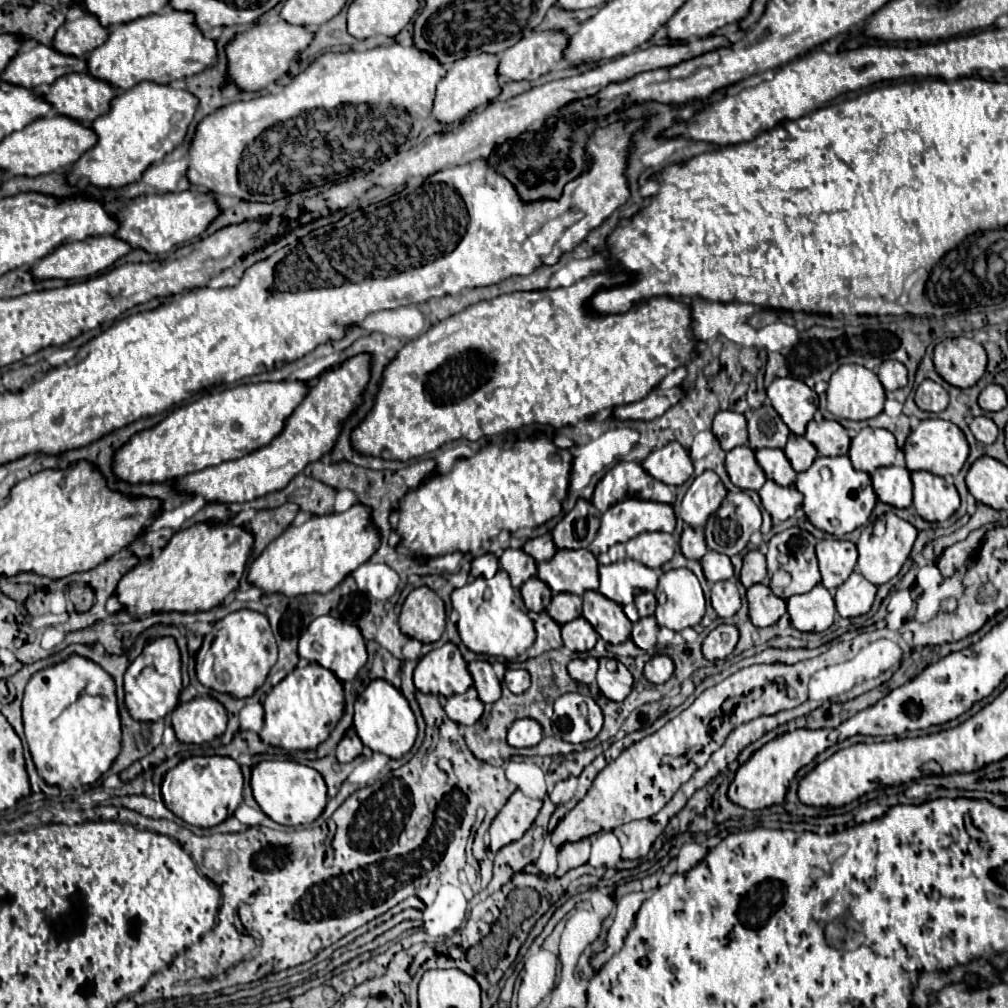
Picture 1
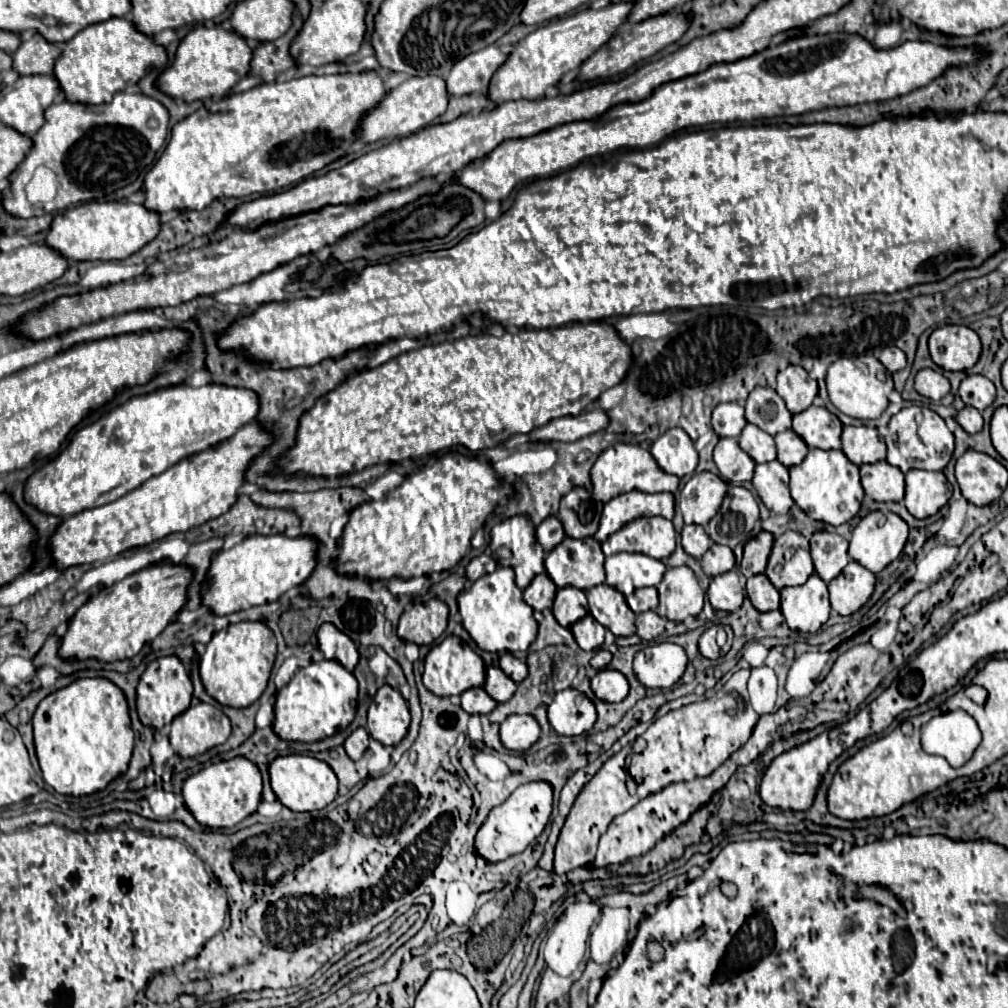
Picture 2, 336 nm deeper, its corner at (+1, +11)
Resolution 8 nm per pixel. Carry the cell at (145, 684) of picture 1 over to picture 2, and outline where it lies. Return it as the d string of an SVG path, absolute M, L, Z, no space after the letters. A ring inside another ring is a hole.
M176 655L160 657L146 665L138 681L138 697L136 697L136 711L144 725L152 729L162 729L176 715L186 711L186 707L190 707L190 699L192 699L192 681Z

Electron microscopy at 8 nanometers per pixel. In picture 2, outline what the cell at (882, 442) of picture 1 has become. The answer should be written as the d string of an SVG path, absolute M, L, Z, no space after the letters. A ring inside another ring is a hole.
M844 427L842 431L842 451L846 457L856 463L876 463L886 459L886 443L878 429L874 427Z

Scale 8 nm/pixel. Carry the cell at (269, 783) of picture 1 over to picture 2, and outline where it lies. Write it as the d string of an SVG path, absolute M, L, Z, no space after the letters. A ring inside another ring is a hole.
M284 755L270 763L270 785L278 801L292 811L316 811L330 805L338 793L338 779L326 763L310 755Z

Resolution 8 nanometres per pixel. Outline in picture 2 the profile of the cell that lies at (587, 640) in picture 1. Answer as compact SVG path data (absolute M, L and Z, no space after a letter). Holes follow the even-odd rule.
M592 615L582 617L570 629L572 629L572 635L574 635L576 643L584 651L596 651L604 643L604 631L606 629Z

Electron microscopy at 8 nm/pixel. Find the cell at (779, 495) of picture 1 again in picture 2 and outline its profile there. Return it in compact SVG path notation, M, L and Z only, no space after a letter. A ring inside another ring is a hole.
M780 461L756 465L752 483L758 497L770 511L788 513L794 505L788 489L788 469Z

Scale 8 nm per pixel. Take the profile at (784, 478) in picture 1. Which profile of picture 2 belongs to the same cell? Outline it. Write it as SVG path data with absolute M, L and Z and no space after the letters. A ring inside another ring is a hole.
M748 423L744 427L738 443L756 463L768 463L768 461L776 459L774 437L766 435L766 431L762 431L760 427L754 427Z

